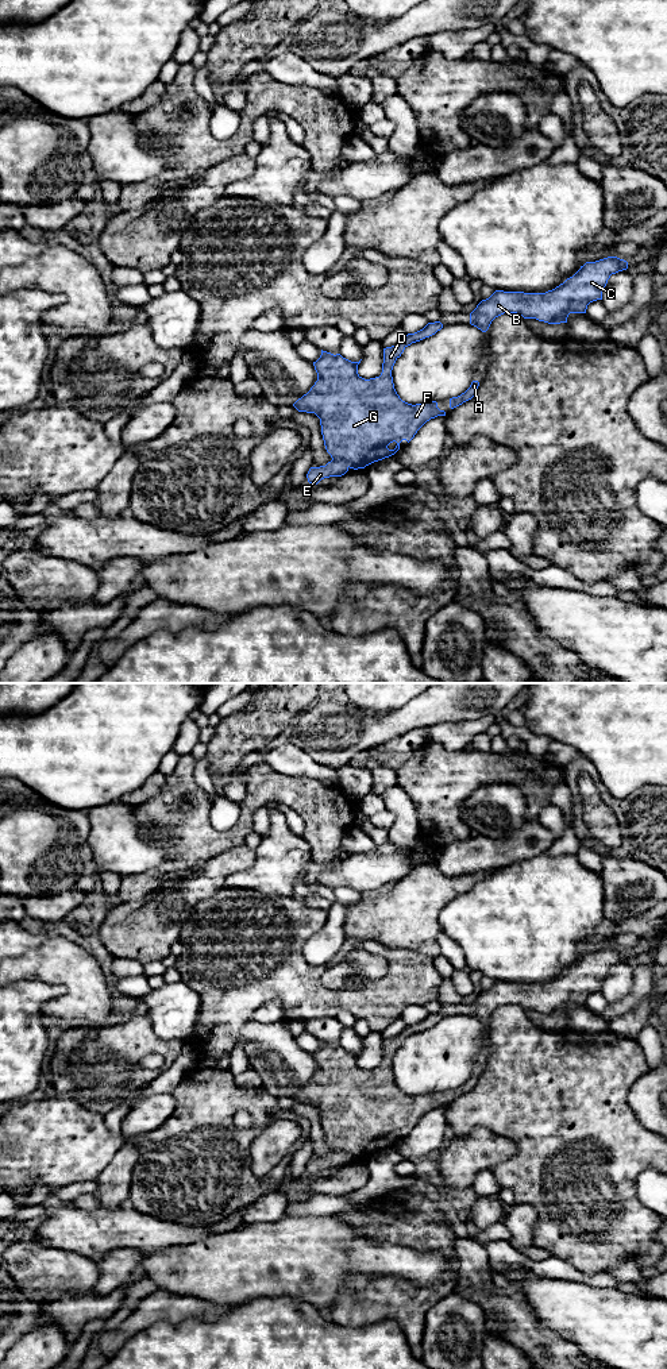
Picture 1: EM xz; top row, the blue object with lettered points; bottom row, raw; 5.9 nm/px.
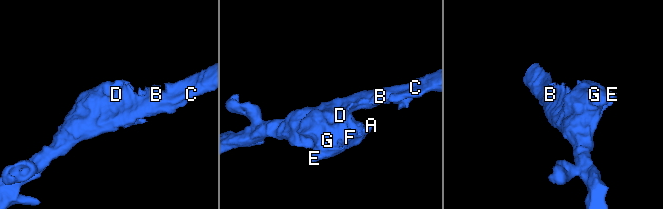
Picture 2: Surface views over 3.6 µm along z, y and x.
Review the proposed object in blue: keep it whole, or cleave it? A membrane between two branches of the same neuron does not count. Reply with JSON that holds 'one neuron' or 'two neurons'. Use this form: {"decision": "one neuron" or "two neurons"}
{"decision": "one neuron"}

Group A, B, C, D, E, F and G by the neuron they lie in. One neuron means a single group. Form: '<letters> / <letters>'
A B C D E F G

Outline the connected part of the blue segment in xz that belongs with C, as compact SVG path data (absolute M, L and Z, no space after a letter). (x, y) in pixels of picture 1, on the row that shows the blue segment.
M608 257L586 262L572 277L545 293L496 290L470 313L470 324L486 332L491 321L504 313L548 324L567 323L570 313L586 313L590 302L602 300L610 275L626 269L626 261Z

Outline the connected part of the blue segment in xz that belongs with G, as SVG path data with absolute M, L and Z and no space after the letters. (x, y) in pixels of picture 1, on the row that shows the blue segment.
M440 321L428 323L423 329L408 333L398 344L383 348L382 373L379 377L365 379L358 374L359 362L351 362L340 354L321 350L320 358L313 362L317 381L311 390L298 398L293 406L298 412L315 413L320 419L321 435L327 452L332 460L325 466L311 467L306 478L312 485L329 477L342 477L350 468L358 470L394 455L400 443L408 443L417 431L431 419L446 416L436 401L408 404L400 398L394 389L392 370L404 350L412 343L435 335L443 328Z

